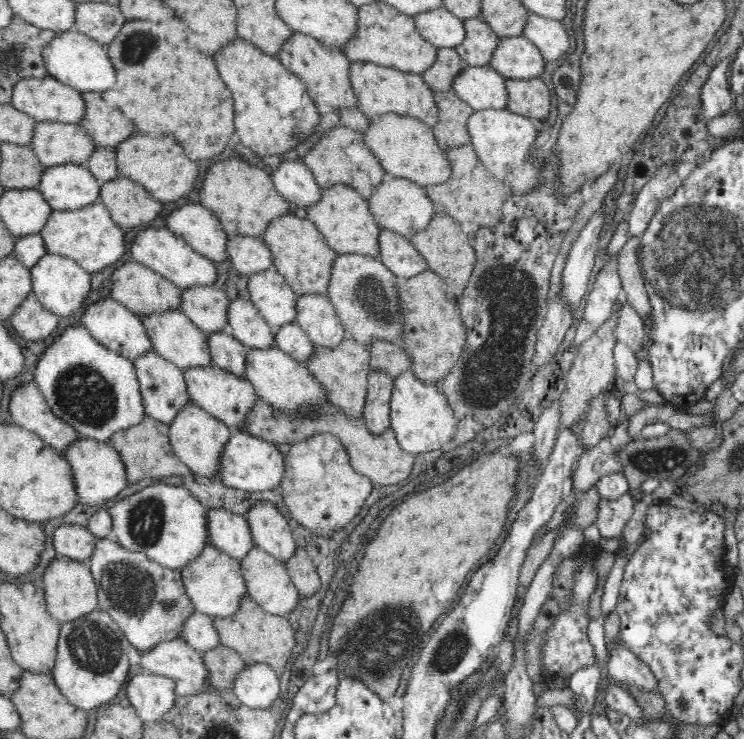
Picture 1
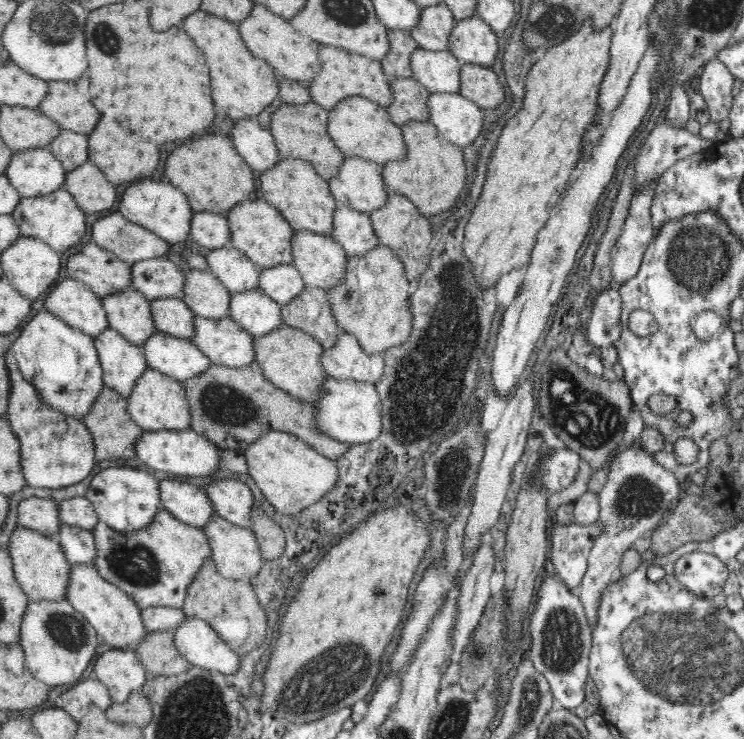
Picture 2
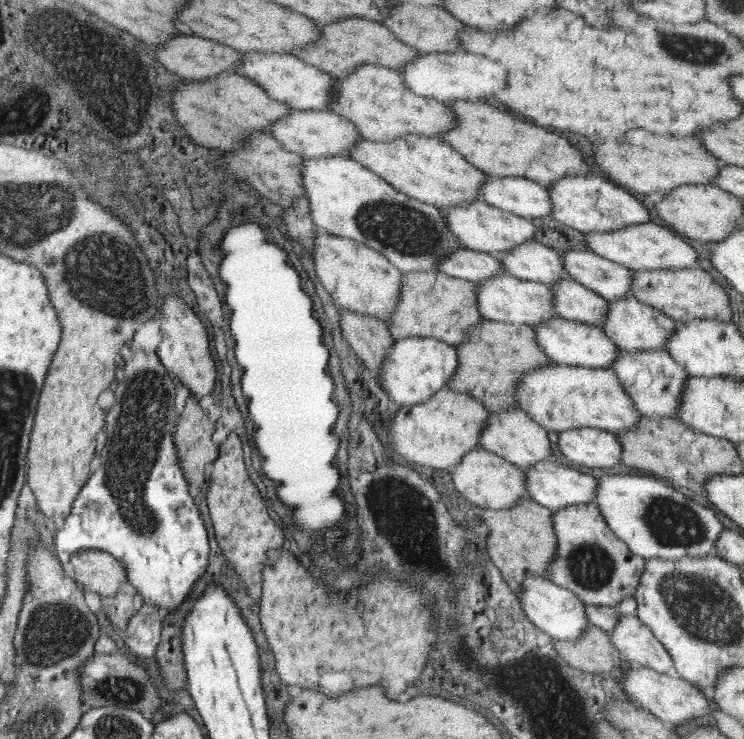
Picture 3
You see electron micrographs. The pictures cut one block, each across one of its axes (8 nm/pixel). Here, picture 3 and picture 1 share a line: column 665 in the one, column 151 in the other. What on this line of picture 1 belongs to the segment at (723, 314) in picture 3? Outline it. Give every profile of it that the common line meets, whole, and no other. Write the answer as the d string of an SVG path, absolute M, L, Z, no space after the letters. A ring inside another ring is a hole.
M130 259L129 262L124 262L120 268L114 270L114 274L110 277L109 284L110 297L118 303L122 303L127 309L140 318L146 314L176 309L181 300L182 290L176 287L172 282L169 282L168 279L157 274L154 270L132 259Z

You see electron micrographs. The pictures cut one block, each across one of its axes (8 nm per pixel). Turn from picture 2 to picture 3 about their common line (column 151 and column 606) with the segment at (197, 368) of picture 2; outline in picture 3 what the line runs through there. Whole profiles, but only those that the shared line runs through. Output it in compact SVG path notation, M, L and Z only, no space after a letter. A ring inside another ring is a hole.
M554 316L551 320L542 322L532 327L535 332L535 340L540 348L548 354L552 363L568 366L583 366L588 368L610 368L616 361L620 348L612 340L608 339L600 327L574 322Z

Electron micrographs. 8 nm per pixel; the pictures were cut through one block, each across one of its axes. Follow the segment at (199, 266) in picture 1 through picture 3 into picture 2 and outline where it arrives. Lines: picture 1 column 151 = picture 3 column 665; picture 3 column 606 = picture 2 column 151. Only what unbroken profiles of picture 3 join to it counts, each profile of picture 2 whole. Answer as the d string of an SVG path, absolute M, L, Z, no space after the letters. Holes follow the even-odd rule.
M119 211L95 220L92 242L128 264L141 262L141 259L162 258L170 245L157 234L130 222Z

